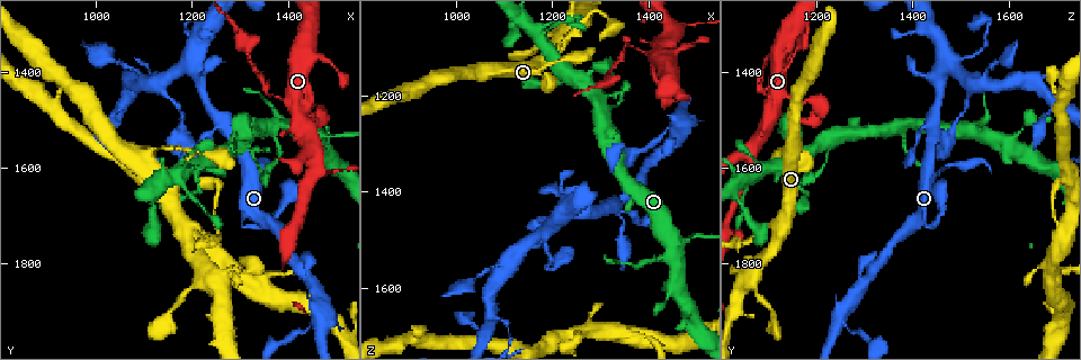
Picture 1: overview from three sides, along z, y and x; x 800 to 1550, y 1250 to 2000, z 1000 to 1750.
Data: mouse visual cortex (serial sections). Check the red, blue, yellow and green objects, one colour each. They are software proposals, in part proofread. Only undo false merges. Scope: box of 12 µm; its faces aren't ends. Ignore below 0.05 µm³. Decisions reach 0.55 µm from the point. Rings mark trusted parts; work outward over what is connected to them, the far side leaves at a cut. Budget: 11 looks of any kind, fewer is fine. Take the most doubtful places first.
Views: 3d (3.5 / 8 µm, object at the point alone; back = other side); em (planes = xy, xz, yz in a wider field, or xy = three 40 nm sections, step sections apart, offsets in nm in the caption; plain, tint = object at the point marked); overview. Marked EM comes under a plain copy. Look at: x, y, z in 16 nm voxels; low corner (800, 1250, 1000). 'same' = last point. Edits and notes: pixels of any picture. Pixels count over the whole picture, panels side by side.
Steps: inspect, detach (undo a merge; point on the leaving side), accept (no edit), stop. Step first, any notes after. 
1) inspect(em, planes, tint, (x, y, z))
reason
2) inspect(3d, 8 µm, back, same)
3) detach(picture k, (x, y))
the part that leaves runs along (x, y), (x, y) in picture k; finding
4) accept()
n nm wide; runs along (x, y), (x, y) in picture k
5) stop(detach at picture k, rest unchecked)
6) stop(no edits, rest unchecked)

inspect(em, planes, tint, (1360, 1445, 1095))
sharp bend

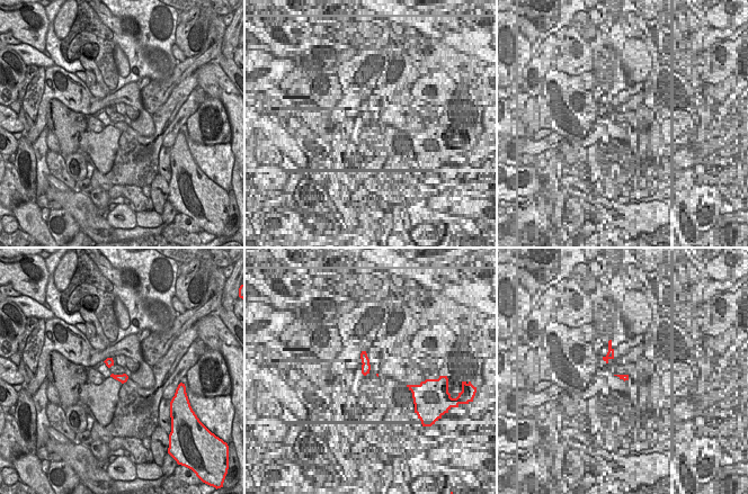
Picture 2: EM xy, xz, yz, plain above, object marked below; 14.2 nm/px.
inspect(3d, 3.5 µm, back, same)
see where the arms go

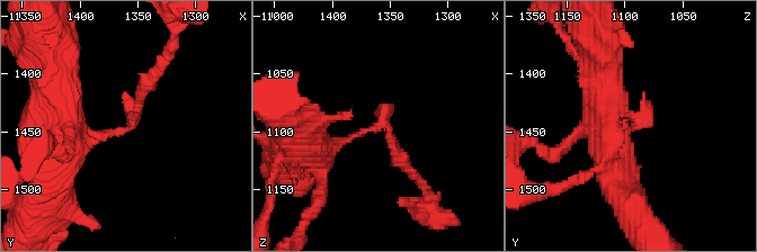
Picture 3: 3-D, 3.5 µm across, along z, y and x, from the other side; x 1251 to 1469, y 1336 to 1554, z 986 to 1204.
accept()
one cell here

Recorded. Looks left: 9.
inspect(3d, 3.5 µm, back, (1310, 1725, 1440))
abrupt turn

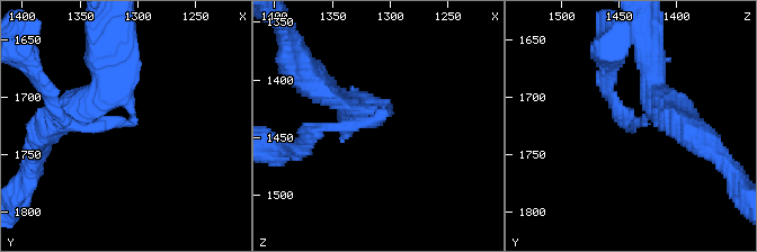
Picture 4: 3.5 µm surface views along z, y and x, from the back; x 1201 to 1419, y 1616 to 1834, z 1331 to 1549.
accept()
arms of 150, 300 nm; runs along (104, 54), (131, 119), (76, 126), (55, 109) in picture 4; one cell here

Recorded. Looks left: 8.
inspect(3d, 8 µm, (1465, 1580, 1055))

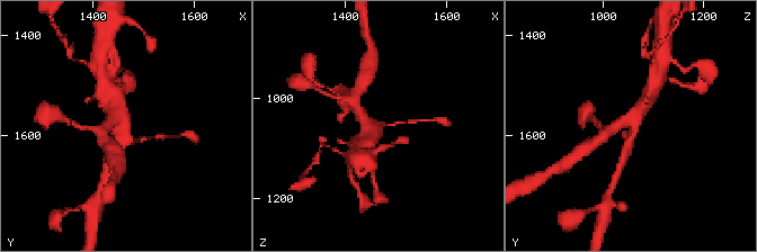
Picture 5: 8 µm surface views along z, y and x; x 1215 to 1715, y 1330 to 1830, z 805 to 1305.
inspect(em, xy, step 3, tint, (1460, 1585, 1060))

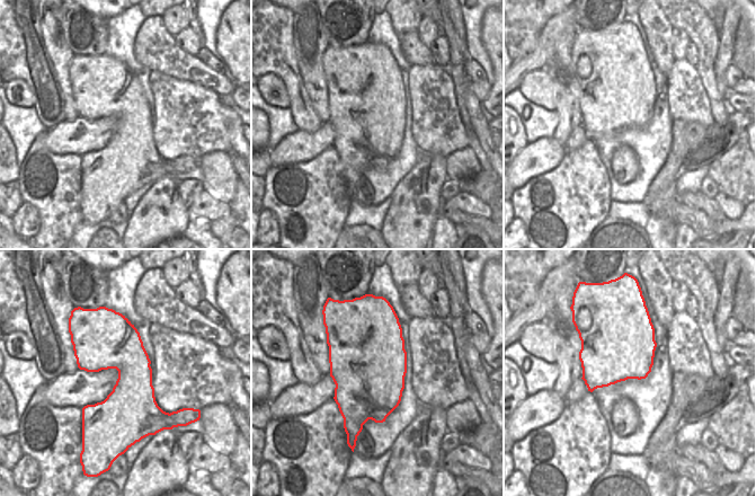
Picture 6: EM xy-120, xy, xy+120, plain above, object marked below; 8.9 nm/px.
accept()
4 arms; runs along (651, 91), (634, 118), (629, 146) in picture 5; continuous, no second cell

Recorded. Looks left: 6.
inspect(3d, 3.5 µm, (1445, 1340, 1125))
abrupt turn

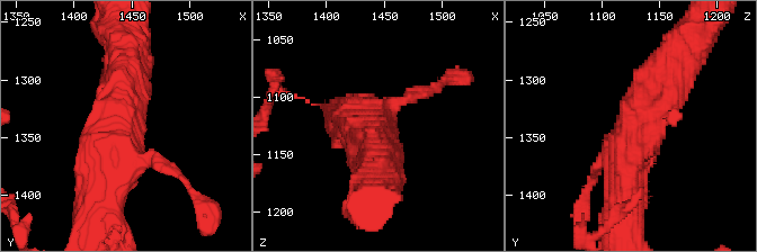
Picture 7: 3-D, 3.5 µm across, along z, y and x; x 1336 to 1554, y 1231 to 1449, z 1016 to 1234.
inspect(em, xy, step 2, tint, (1442, 1340, 1124))
need the tissue

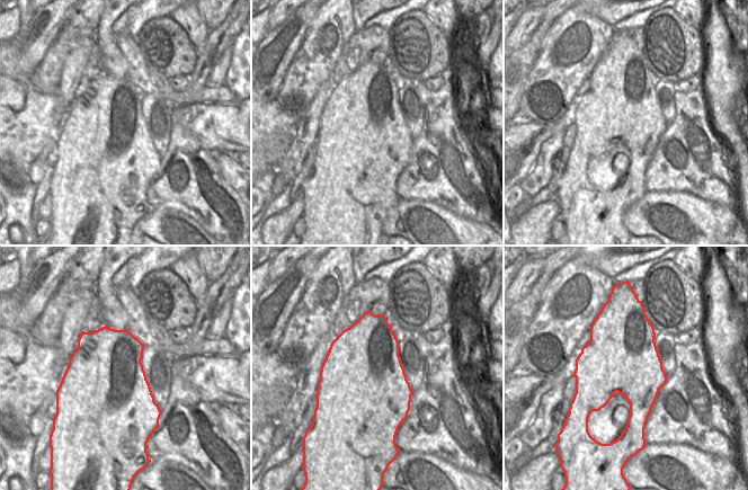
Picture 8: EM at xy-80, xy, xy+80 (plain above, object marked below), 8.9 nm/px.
accept()
one cell here

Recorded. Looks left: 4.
stop(no edits, rest unchecked)

